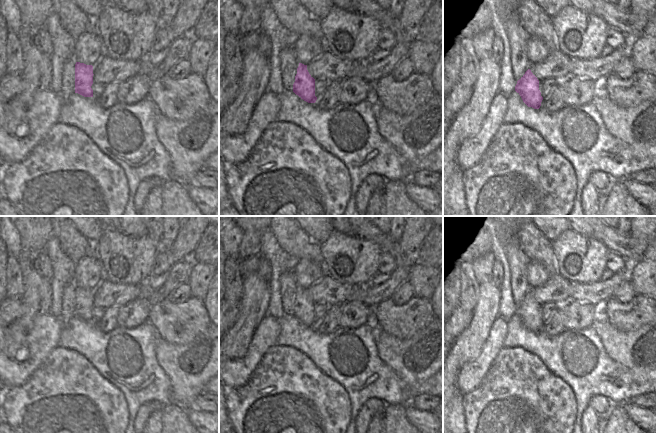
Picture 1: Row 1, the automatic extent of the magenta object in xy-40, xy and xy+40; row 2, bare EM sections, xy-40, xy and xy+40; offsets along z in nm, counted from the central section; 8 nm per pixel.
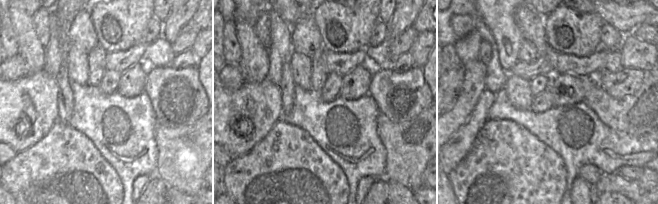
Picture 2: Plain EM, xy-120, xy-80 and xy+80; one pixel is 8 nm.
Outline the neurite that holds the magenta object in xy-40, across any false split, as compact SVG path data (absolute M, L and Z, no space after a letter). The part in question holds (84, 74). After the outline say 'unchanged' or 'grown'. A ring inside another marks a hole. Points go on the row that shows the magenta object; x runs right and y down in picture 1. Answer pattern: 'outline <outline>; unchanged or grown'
outline M76 62L75 64L75 93L84 97L93 97L93 66Z; unchanged

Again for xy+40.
outline M530 69L517 81L515 91L528 107L540 108L543 97L539 90L539 80Z; unchanged

